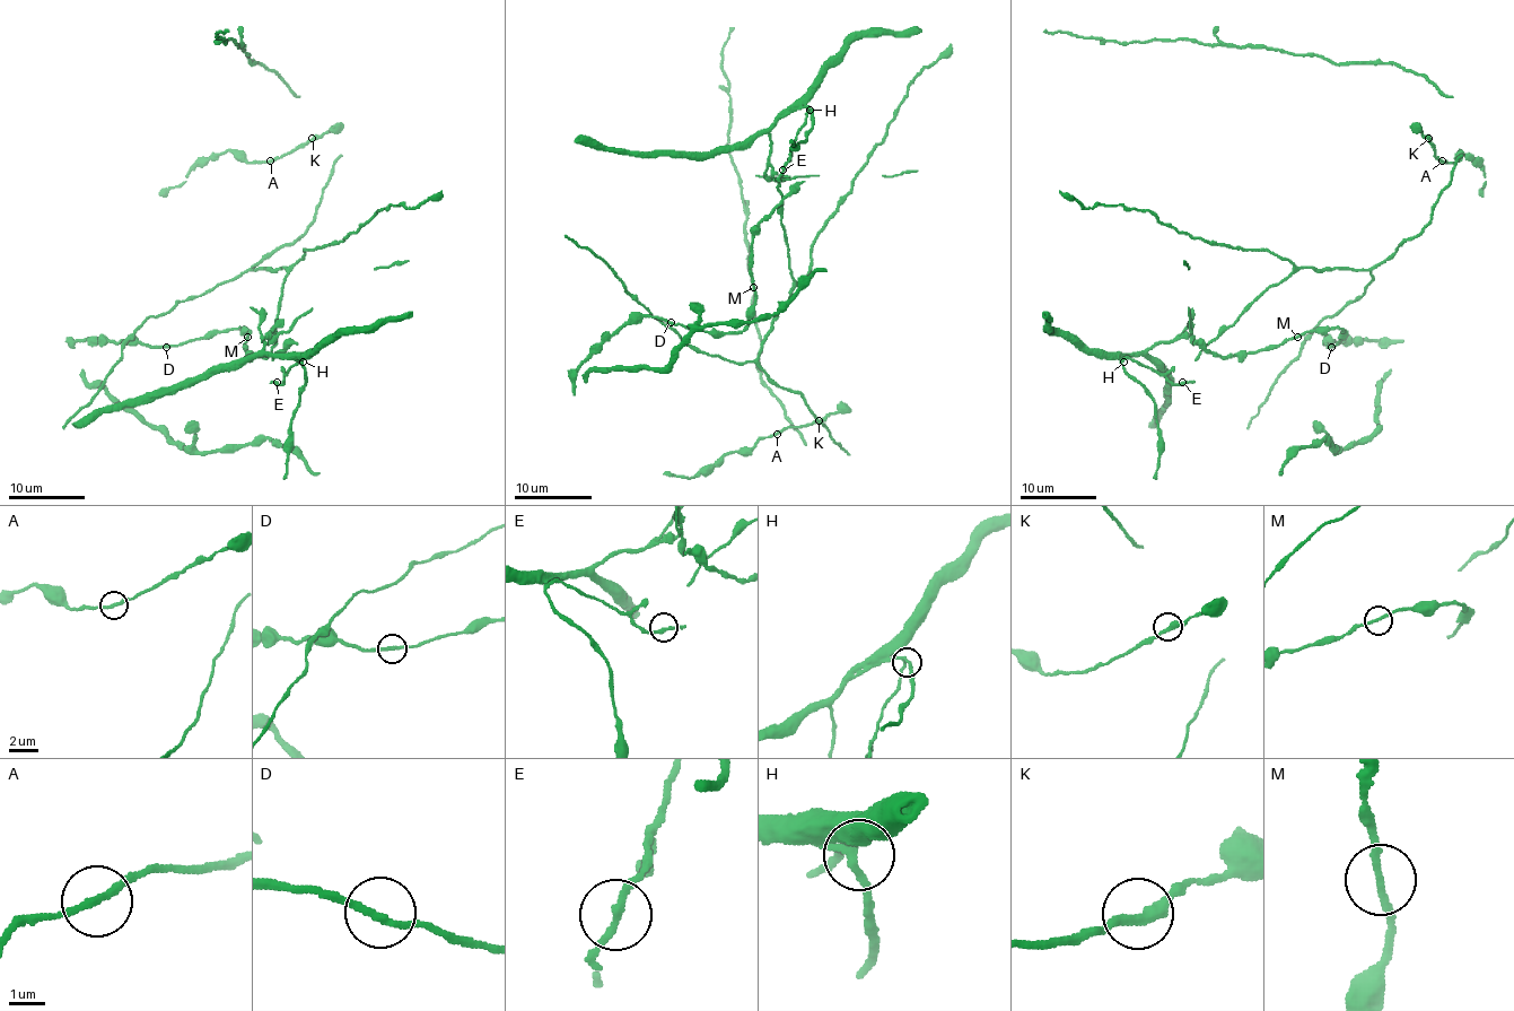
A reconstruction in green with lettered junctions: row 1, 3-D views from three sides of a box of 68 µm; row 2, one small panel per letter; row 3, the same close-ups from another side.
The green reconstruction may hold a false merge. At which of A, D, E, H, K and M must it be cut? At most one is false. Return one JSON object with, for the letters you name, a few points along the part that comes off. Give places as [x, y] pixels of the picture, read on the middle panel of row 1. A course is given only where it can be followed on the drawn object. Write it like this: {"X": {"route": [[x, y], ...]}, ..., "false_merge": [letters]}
{"false_merge": ["E"]}

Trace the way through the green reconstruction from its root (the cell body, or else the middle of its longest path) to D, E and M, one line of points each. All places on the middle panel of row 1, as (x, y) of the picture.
D: (791, 273), (782, 197), (753, 236), (750, 323), (709, 333), (671, 322)
E: (791, 273), (780, 221), (782, 197), (769, 163), (769, 129), (788, 113), (805, 107), (807, 116), (782, 170)
M: (791, 273), (780, 221), (782, 197), (759, 223), (759, 231), (753, 236), (750, 269), (753, 287)

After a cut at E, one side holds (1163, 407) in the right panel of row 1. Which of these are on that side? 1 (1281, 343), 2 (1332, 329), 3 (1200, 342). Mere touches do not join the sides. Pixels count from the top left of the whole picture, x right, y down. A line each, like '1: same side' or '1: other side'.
1: same side
2: same side
3: same side

